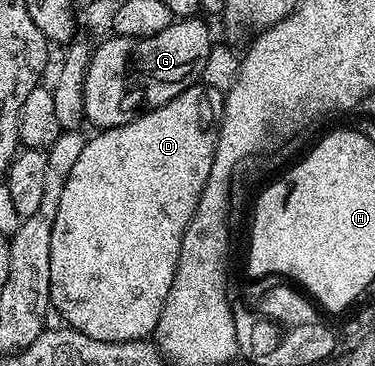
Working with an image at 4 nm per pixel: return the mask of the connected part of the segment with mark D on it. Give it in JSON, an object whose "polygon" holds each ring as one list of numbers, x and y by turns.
{"polygon":[[200,82,186,88,178,98,165,106,133,118,133,122,96,131,96,136,92,135,88,139,85,150,81,150,81,158,77,158,73,171,65,182,65,190,61,190,61,206,57,206,57,222,53,222,53,238,49,242,49,278,54,311,59,311,67,319,64,321,81,334,97,338,101,342,125,342,146,340,154,333,161,318,161,310,165,306,165,298,171,289,173,274,177,270,177,258,181,254,181,238,185,234,185,226,189,226,189,218,193,218,197,210,201,190,205,190,205,182,209,178,209,166,213,166,219,122,223,118,223,98,222,91,218,92,217,89,210,88,206,82]]}

